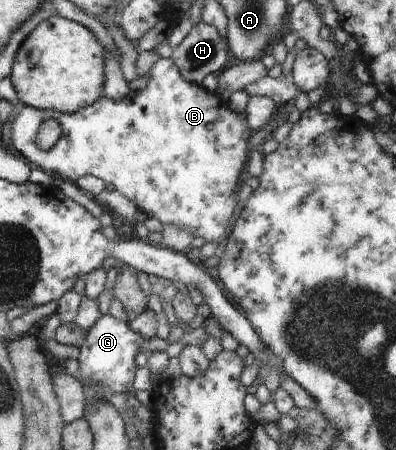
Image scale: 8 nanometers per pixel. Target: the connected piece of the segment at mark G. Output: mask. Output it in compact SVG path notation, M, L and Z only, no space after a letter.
M112 314L102 315L96 324L87 330L87 337L80 347L79 356L79 376L76 377L83 382L102 382L108 386L112 393L128 393L133 389L132 383L134 373L139 363L142 361L138 356L138 348L144 344L145 339L140 333L134 332L128 323L119 321Z

